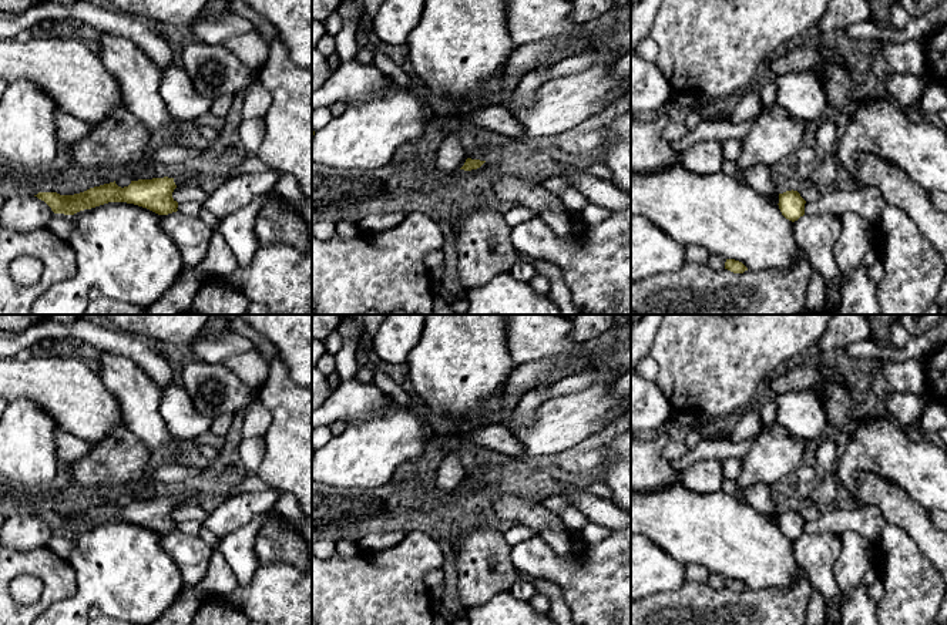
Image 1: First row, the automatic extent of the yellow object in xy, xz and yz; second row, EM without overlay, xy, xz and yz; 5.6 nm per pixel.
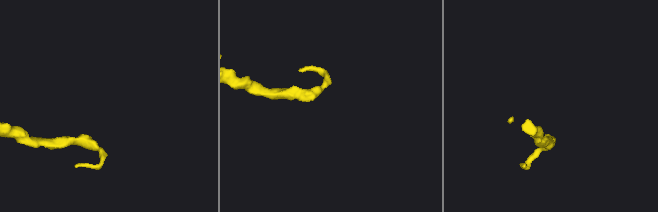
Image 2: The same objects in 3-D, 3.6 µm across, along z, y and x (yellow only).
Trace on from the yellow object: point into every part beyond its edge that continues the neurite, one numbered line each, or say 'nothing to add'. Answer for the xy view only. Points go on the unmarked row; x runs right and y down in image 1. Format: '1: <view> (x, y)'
1: xy (187, 497)

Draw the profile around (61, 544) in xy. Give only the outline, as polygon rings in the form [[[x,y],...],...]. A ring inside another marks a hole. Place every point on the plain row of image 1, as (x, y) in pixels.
[[[53,532],[47,547],[61,557],[63,560],[70,558],[73,548],[74,548],[74,540],[73,534],[64,534],[64,532]]]

